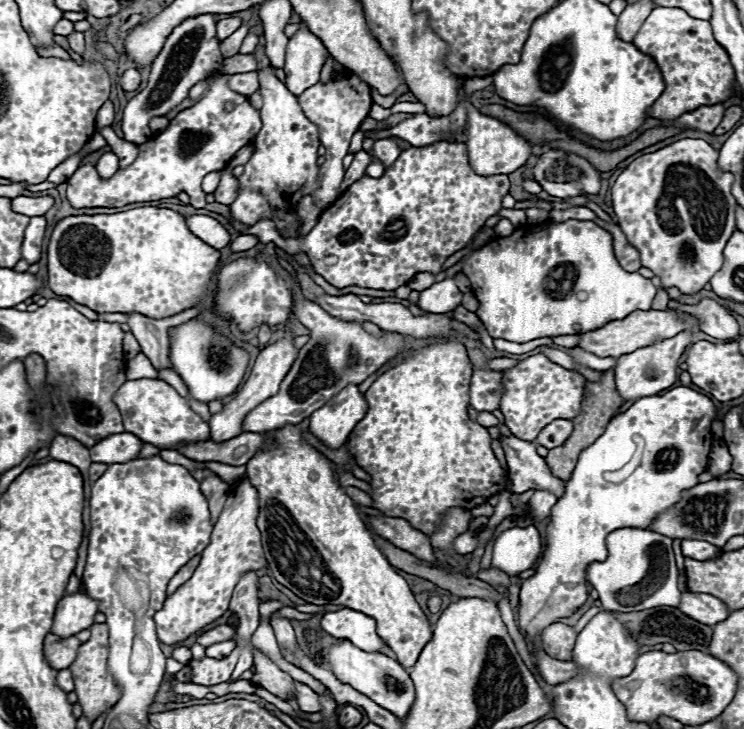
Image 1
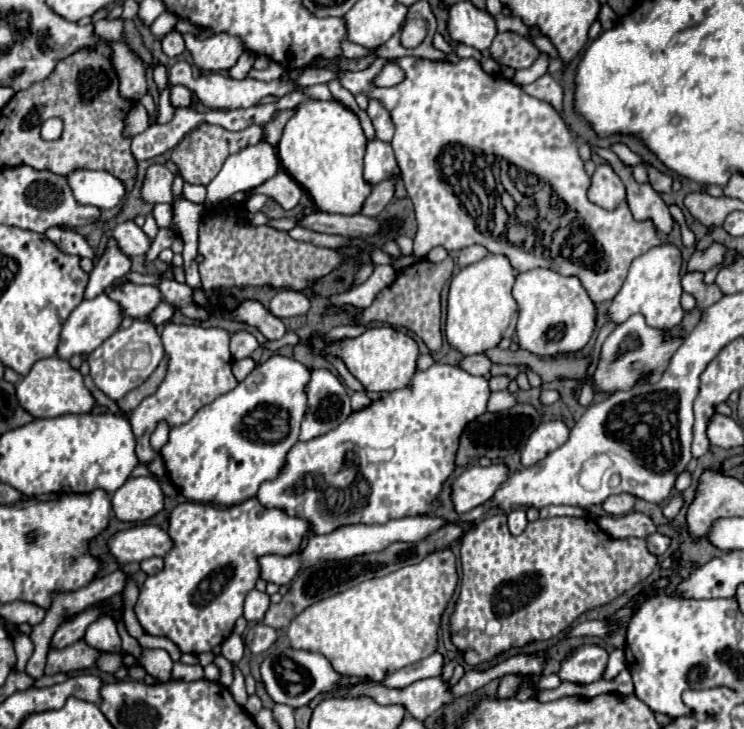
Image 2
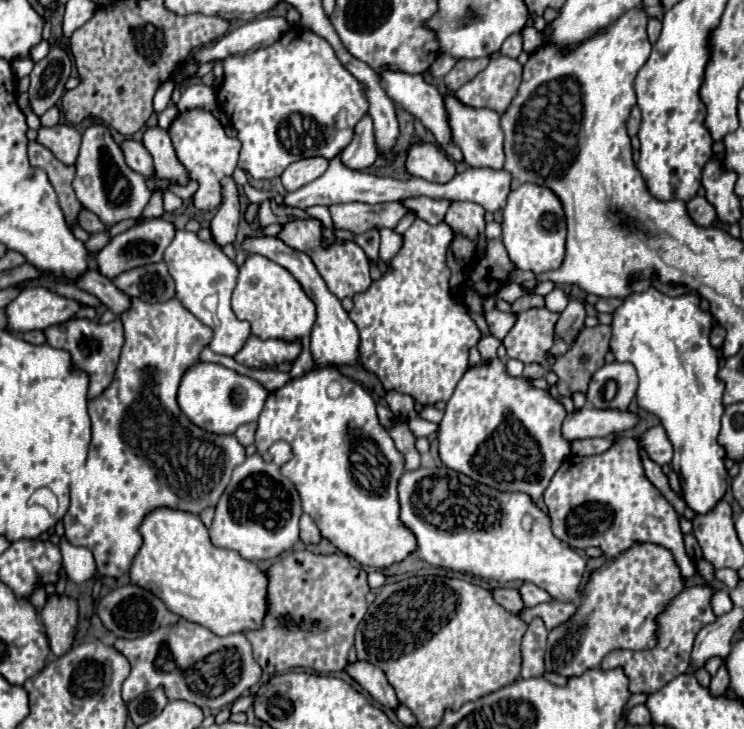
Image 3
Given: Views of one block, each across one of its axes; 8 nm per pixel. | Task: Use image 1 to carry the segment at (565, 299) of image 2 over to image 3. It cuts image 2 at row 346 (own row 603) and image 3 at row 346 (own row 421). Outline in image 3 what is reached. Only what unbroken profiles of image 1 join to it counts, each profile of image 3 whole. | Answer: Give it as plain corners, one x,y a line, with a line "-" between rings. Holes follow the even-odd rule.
650,288
642,294
632,294
624,298
624,304
614,312
612,322
612,342
610,350
616,356
616,362
630,362
638,370
638,404
648,412
656,414
668,434
668,440
674,446
672,470
680,478
682,496
696,514
708,514
726,494
728,470
724,466
726,450
718,442
720,436
720,418
724,414
722,394
724,382
718,378
718,354
712,348
708,336
712,330
712,314
700,310
700,298
696,294
666,296
656,288

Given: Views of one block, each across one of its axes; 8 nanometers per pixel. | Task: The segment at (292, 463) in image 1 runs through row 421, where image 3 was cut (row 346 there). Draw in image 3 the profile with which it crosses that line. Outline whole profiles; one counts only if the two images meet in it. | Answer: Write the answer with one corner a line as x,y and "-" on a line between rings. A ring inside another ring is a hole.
250,254
240,266
238,286
232,294
232,310
240,320
250,322
252,334
268,340
268,338
284,338
284,340
302,340
302,352
294,361
289,372
291,378
304,375
314,367
310,352
310,330
316,320
316,306
306,296
298,280
280,264
268,260
262,254

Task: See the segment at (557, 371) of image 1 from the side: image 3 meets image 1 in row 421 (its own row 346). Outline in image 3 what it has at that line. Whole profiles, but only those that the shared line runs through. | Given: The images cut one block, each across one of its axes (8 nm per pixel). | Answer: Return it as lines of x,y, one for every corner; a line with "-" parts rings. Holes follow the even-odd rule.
500,302
498,306
516,318
512,330
502,340
506,346
506,356
524,364
538,362
550,368
558,360
558,356
552,356
550,350
556,340
556,322
560,314
550,312
546,306
530,308
524,312
514,312
506,302

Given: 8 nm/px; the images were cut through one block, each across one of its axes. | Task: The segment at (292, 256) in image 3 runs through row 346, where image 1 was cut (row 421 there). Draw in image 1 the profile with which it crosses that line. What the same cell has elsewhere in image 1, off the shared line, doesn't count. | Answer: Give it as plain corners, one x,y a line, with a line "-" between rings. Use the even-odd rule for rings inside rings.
348,384
330,402
314,410
310,416
310,432
326,446
338,448
346,442
356,422
364,418
368,404
356,384

